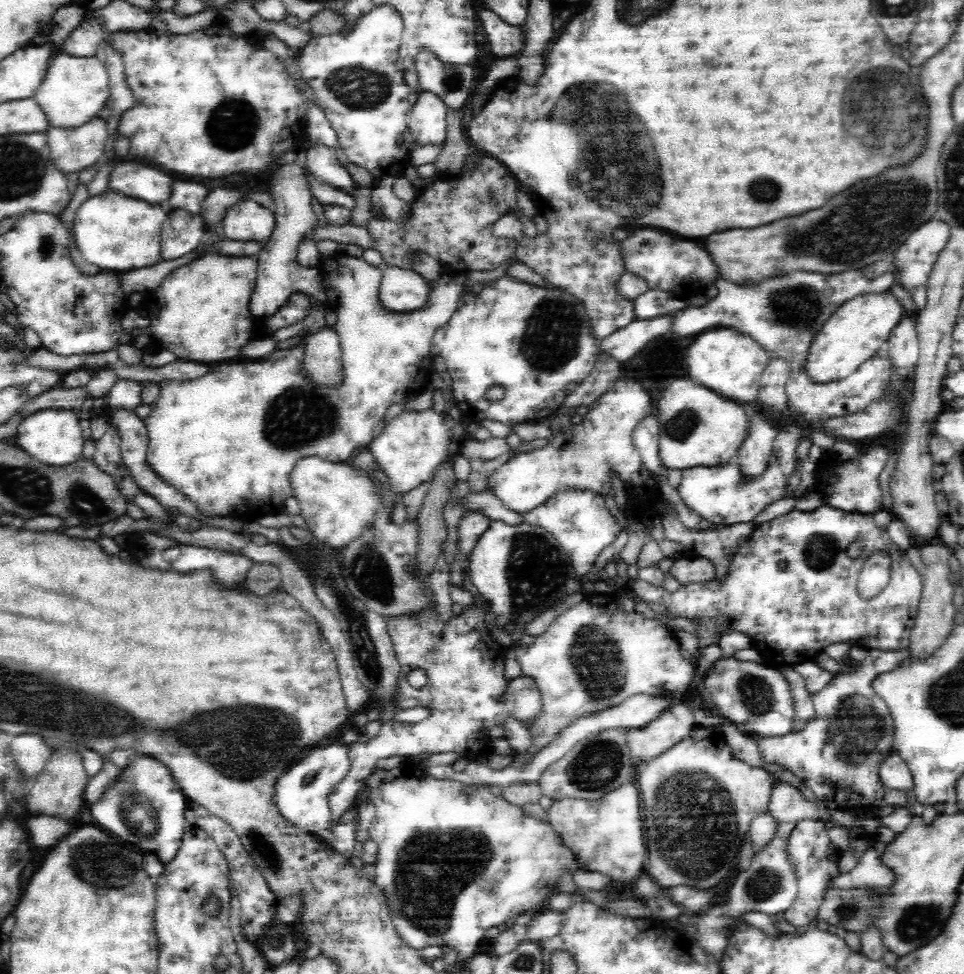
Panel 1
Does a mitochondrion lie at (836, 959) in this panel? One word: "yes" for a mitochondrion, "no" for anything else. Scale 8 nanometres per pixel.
no

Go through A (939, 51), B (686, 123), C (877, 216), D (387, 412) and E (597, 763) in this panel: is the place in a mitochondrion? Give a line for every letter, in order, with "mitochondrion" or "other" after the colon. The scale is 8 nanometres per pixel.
A: other
B: other
C: mitochondrion
D: other
E: mitochondrion

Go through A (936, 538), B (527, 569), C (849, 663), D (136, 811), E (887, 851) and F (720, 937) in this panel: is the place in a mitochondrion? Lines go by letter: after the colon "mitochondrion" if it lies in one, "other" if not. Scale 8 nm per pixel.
A: other
B: mitochondrion
C: other
D: mitochondrion
E: other
F: other

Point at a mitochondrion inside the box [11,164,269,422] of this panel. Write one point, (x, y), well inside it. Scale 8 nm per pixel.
(47, 245)

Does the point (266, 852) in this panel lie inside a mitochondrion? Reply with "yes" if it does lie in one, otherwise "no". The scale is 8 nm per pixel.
yes

